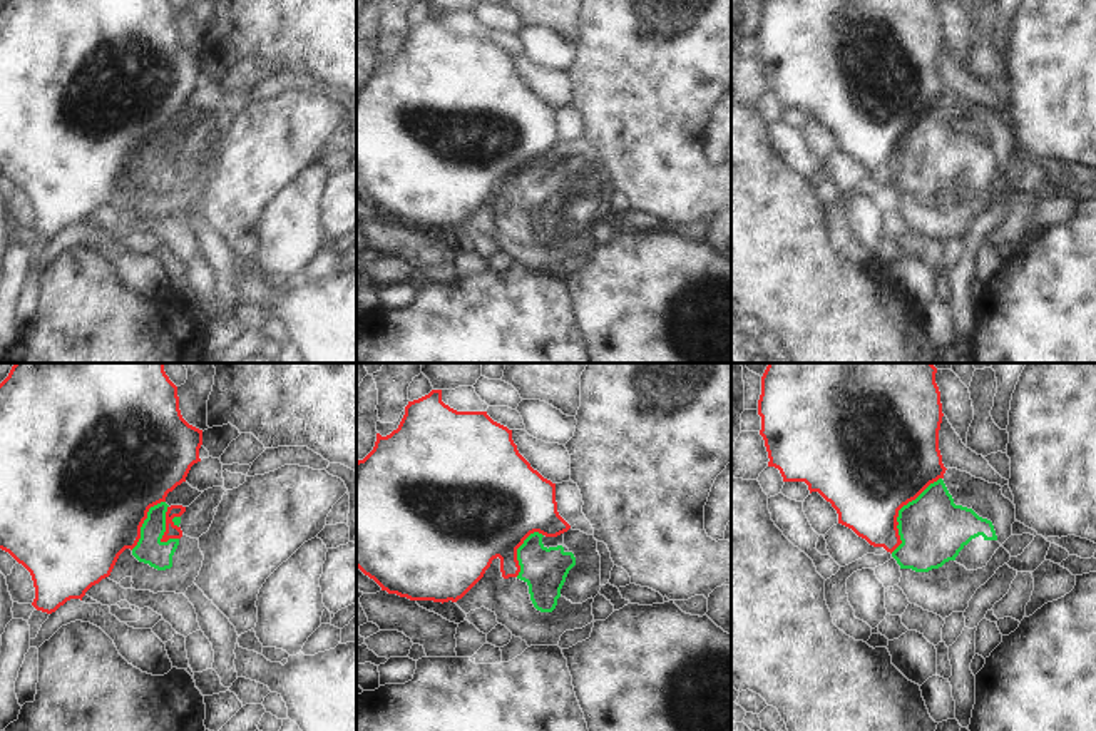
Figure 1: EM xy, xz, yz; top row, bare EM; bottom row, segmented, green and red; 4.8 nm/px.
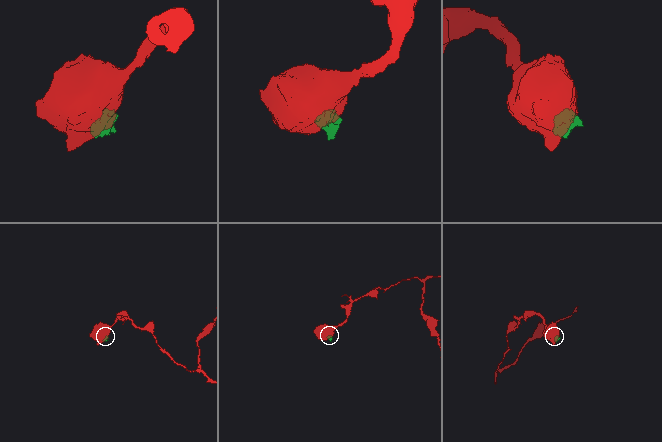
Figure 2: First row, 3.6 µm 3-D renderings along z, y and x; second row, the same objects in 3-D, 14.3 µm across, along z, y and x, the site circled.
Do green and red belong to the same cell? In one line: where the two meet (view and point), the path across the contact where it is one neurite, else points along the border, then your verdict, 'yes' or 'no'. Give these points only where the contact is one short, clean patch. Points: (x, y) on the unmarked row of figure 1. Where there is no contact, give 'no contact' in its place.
contact yz (899, 136); no

